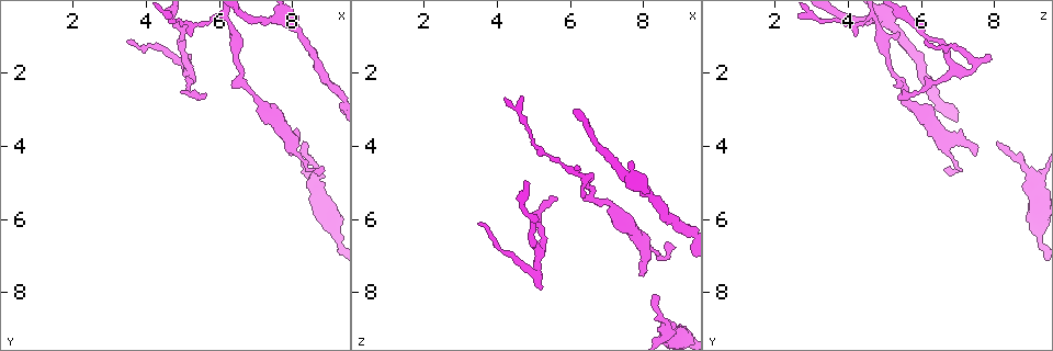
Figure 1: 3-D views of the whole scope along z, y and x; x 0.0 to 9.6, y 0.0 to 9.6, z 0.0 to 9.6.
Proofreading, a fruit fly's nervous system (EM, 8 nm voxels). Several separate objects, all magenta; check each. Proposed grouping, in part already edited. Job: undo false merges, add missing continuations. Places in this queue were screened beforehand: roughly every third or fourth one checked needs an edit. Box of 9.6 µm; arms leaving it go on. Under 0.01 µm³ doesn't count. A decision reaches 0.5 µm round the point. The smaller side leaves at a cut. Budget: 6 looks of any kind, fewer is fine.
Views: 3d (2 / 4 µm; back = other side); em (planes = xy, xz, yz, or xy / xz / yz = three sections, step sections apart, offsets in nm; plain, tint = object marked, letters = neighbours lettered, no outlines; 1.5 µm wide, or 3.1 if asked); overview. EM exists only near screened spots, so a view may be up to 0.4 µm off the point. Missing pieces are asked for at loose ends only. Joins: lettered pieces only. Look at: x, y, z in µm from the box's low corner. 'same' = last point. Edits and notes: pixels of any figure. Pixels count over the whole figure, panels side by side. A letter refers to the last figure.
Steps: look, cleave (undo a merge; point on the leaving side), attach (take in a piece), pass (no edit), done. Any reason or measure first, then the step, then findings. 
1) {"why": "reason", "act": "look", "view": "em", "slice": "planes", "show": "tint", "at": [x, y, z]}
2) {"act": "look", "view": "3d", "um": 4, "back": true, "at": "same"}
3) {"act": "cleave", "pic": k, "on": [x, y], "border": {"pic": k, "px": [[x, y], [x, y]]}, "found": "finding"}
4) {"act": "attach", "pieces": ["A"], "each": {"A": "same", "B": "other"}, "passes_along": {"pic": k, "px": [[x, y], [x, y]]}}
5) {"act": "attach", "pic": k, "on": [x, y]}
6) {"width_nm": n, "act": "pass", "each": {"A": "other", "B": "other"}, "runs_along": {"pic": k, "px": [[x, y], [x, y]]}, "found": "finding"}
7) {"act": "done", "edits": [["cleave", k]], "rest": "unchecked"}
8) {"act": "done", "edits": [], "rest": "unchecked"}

{"act": "look", "view": "3d", "um": 4, "at": [8.35, 3.90, 8.10]}

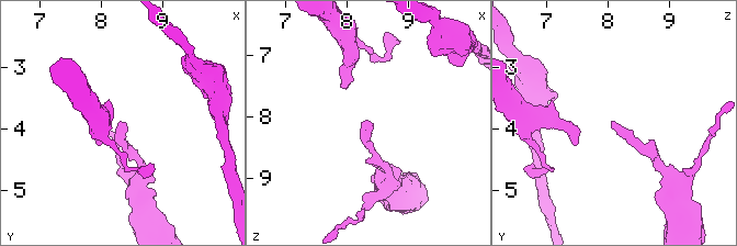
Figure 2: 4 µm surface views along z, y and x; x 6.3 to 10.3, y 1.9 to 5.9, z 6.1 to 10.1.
{"act": "look", "view": "em", "slice": "planes", "show": "tint", "at": [8.30, 3.90, 8.05]}

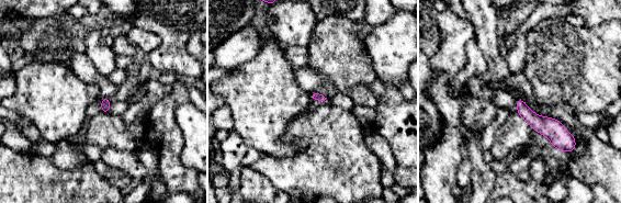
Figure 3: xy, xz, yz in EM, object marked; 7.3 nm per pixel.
{"act": "look", "view": "em", "slice": "planes", "show": "letters", "at": "same"}

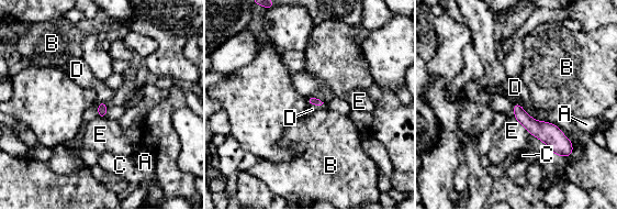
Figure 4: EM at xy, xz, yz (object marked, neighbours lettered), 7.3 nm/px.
{"longest_contact_nm": ["E", 170], "act": "attach", "pieces": ["D"], "each": {"A": "other", "B": "other", "C": "other", "D": "same", "E": "other"}, "passes_along": {"pic": 4, "px": [[312, 100], [315, 104], [312, 109]]}, "found": "it goes on there"}

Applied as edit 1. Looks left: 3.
{"why": "three-way junction", "act": "look", "view": "em", "slice": "xz", "step": 8, "show": "tint", "at": [8.05, 0.65, 5.15]}

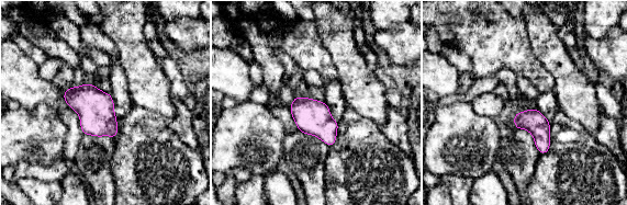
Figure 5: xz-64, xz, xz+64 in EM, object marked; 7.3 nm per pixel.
{"act": "look", "view": "em", "slice": "planes", "show": "tint", "at": "same"}

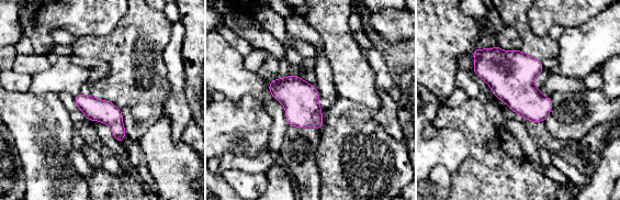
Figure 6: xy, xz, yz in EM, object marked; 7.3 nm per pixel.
{"act": "look", "view": "em", "slice": "planes", "show": "letters", "at": "same"}

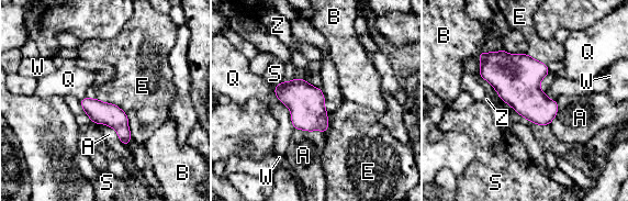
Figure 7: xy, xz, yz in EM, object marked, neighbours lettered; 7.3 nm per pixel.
{"width_nm": 280, "act": "pass", "each": {"A": "other", "B": "other", "E": "other", "Q": "other", "S": "other", "W": "other", "Z": "other"}, "runs_along": {"pic": 7, "px": [[83, 101], [105, 113], [126, 141]]}, "found": "all the same neuron"}

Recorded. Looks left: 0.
{"act": "done", "edits": [["attach", 4]], "rest": "unchecked"}

